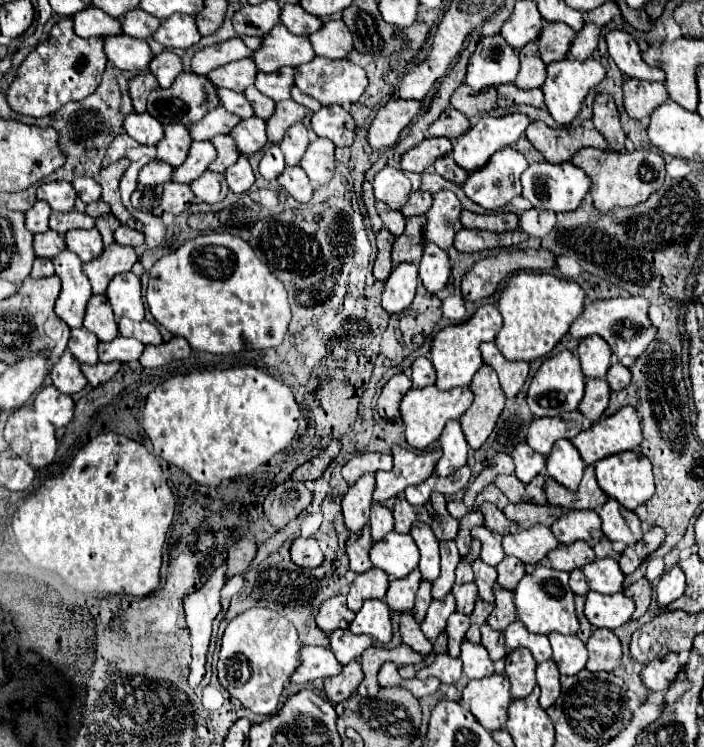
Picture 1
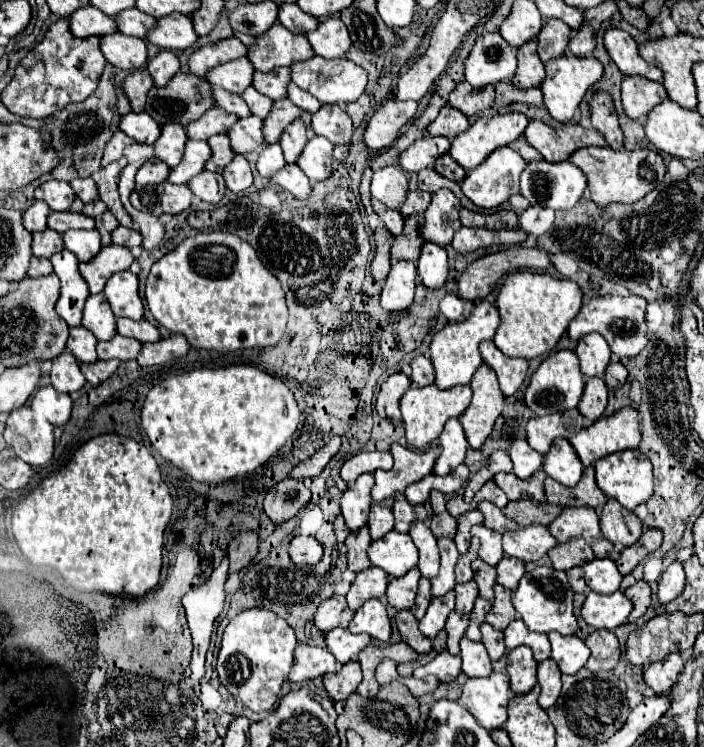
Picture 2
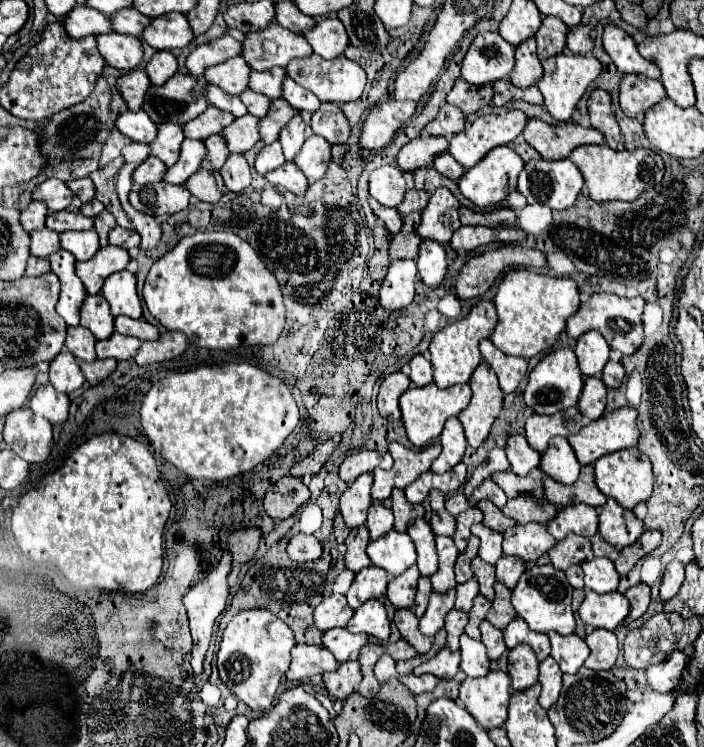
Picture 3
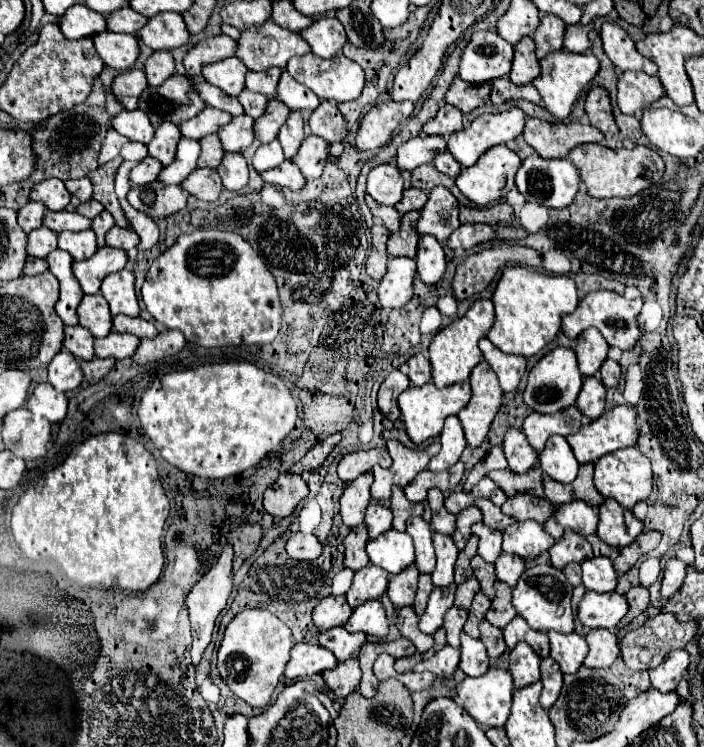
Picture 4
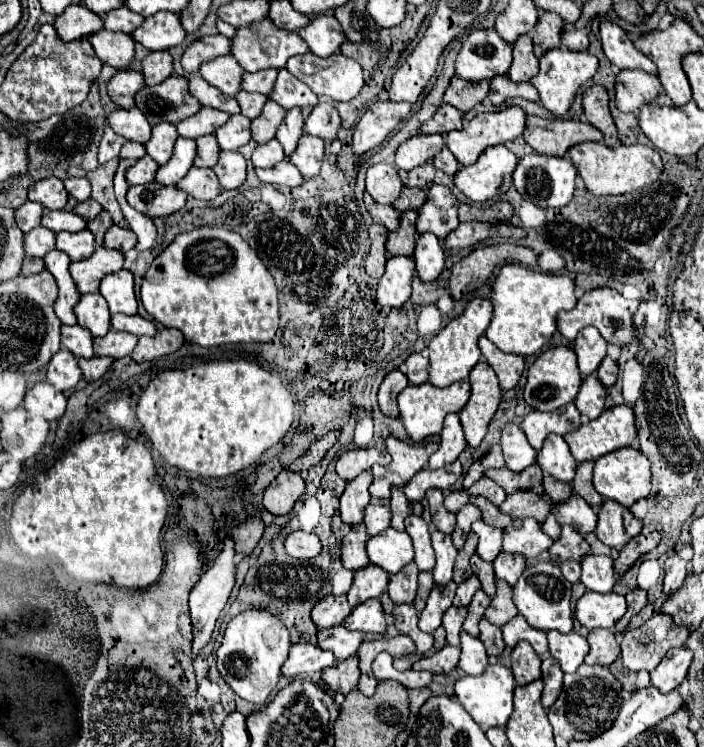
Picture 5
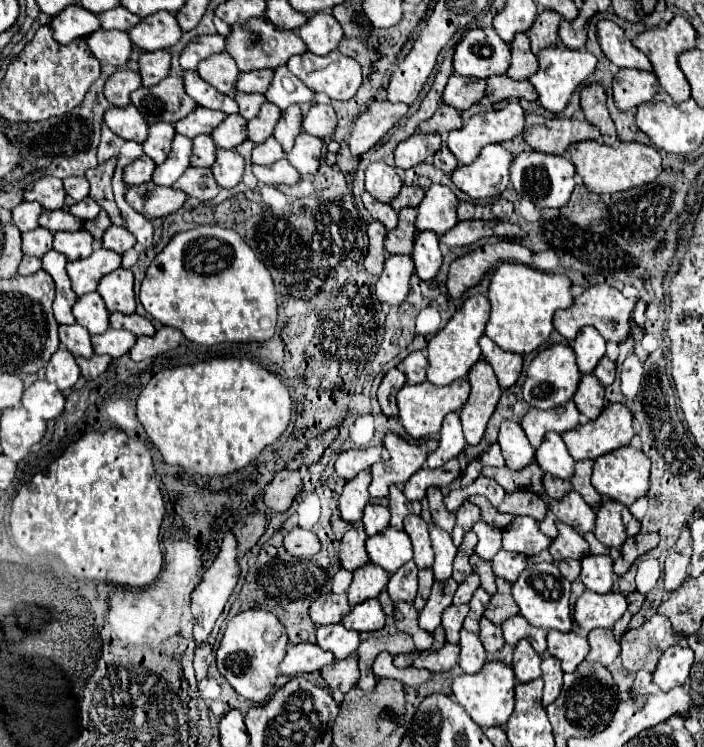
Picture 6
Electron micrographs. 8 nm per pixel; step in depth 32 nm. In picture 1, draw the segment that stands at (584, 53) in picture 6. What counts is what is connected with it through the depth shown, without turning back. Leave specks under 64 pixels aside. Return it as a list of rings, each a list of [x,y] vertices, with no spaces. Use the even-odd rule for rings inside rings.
[[[566,58],[566,60],[560,60],[560,62],[550,62],[546,70],[548,70],[548,78],[546,78],[544,86],[542,86],[542,92],[544,92],[544,98],[546,98],[544,102],[546,102],[552,118],[560,126],[570,126],[572,120],[578,116],[578,112],[582,108],[582,102],[588,96],[590,88],[598,86],[606,78],[606,70],[594,58],[588,58],[586,62]]]

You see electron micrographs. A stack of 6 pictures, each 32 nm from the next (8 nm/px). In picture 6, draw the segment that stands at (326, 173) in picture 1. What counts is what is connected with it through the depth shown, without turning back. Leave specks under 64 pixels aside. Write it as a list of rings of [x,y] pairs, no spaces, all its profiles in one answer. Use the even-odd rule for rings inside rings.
[[[302,132],[296,138],[294,148],[286,154],[288,162],[306,178],[306,176],[314,176],[320,168],[320,160],[322,160],[322,140],[316,136],[308,136],[306,132]]]

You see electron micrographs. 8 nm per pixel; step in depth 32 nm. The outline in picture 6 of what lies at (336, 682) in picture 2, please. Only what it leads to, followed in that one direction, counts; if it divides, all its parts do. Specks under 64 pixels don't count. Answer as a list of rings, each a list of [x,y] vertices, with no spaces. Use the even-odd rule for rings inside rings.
[[[354,654],[354,656],[348,656],[344,660],[338,660],[332,666],[320,670],[320,674],[332,690],[340,690],[346,694],[358,684],[358,678],[360,678],[358,656]]]

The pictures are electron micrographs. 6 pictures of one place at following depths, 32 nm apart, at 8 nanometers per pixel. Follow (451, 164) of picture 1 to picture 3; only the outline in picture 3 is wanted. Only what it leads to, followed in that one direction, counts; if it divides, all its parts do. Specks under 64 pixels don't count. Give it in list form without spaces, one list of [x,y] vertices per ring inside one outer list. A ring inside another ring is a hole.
[[[448,152],[436,156],[434,168],[436,168],[440,174],[444,174],[446,178],[450,178],[450,180],[456,180],[456,178],[460,178],[460,176],[464,174],[464,168],[462,168],[460,164],[456,164],[456,160],[452,160],[452,156],[450,156]]]

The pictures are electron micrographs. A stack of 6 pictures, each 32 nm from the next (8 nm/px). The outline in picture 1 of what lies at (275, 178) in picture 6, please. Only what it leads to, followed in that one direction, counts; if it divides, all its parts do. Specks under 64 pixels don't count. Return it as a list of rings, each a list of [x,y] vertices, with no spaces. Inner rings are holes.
[[[286,166],[282,176],[276,180],[276,184],[298,202],[310,202],[314,196],[314,188],[300,166],[296,166],[296,168]]]

